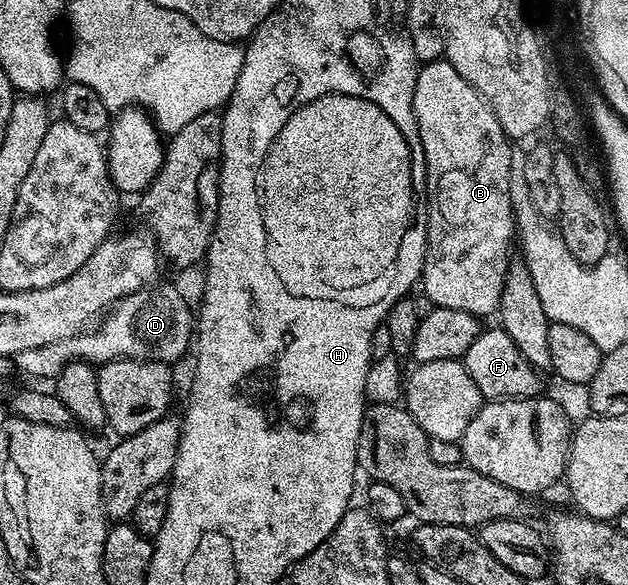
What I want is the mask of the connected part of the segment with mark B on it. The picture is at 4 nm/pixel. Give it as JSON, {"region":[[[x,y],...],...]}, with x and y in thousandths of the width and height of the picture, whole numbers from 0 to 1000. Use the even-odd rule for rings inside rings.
{"region":[[[709,103],[677,108],[667,118],[659,152],[662,212],[675,246],[678,332],[685,337],[685,368],[675,373],[682,397],[682,431],[669,496],[693,523],[732,533],[785,538],[803,499],[803,479],[815,446],[812,412],[822,407],[818,357],[812,347],[812,282],[822,275],[812,265],[814,238],[799,222],[796,205],[783,191],[758,149],[745,144],[726,116]]]}

